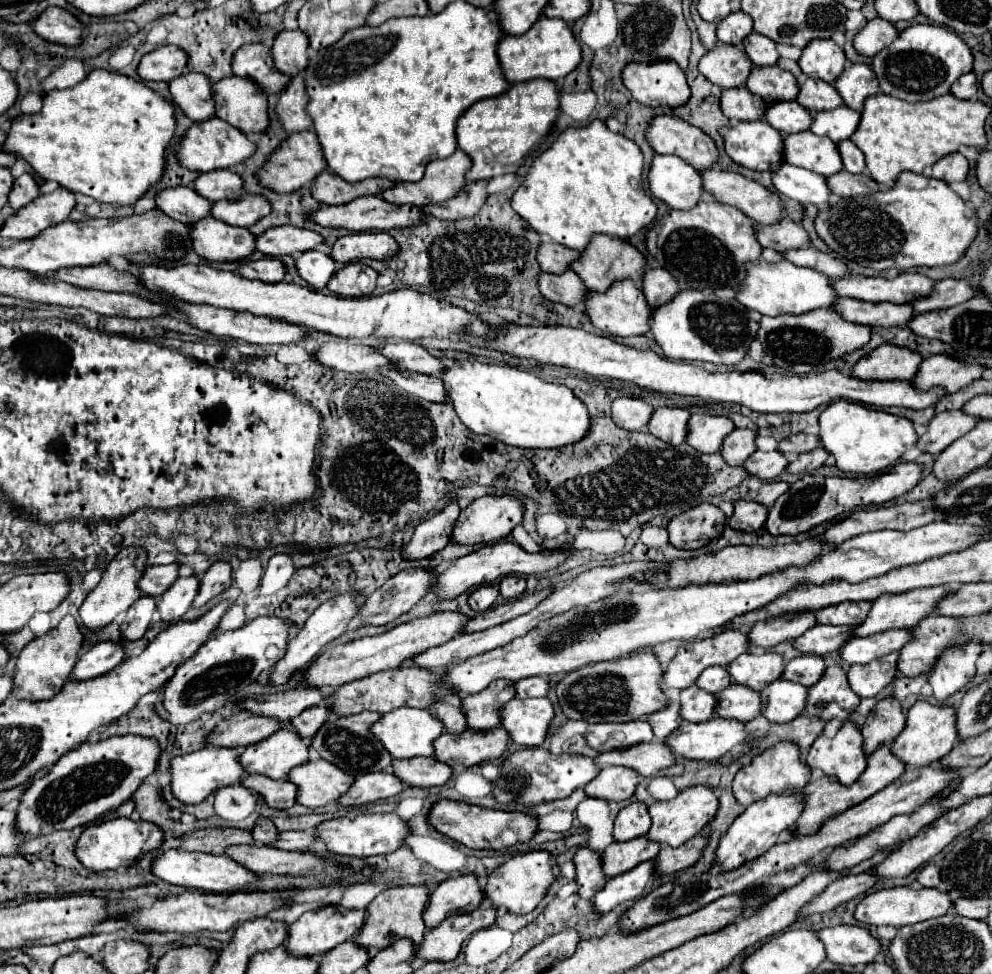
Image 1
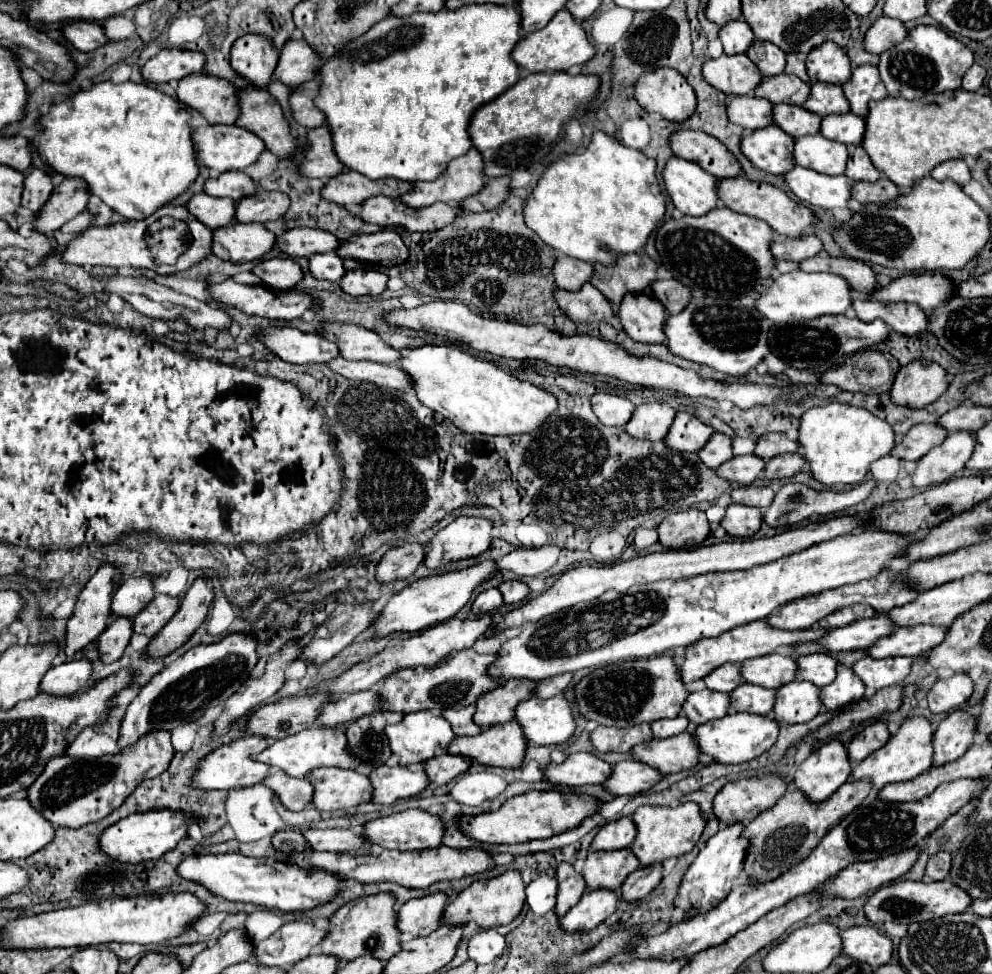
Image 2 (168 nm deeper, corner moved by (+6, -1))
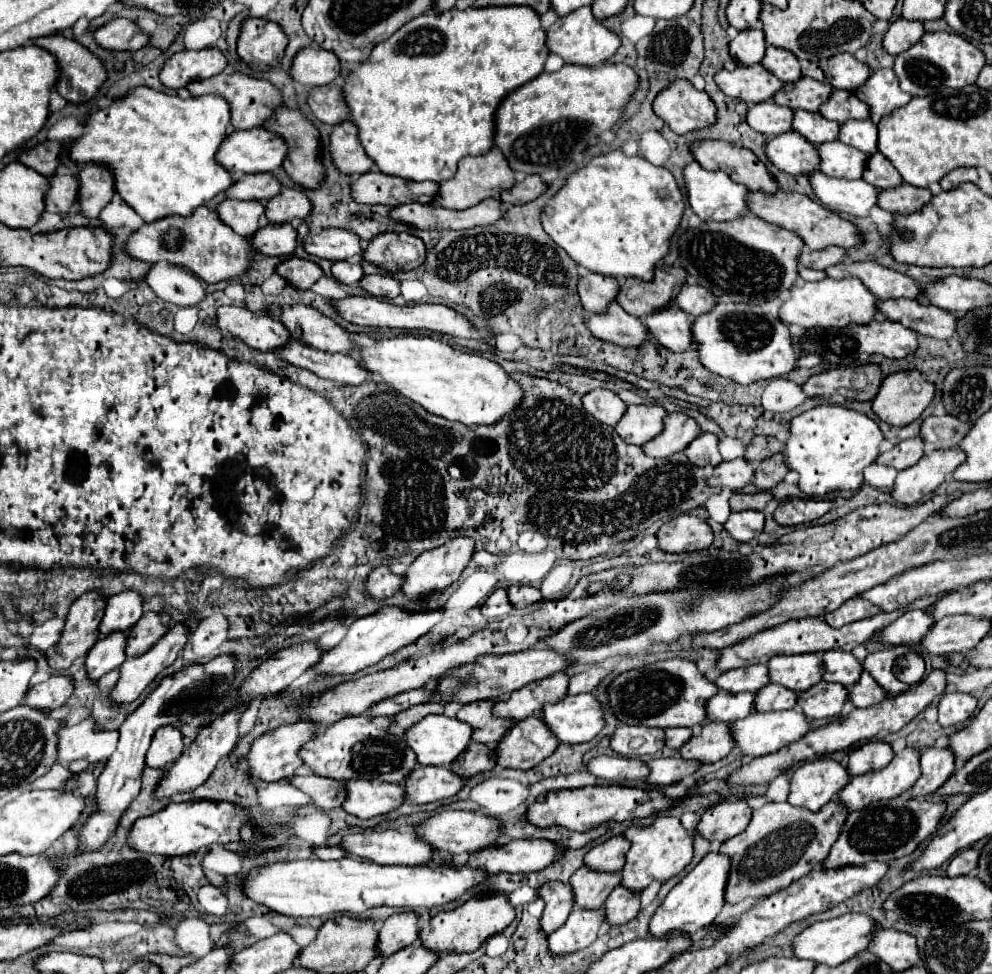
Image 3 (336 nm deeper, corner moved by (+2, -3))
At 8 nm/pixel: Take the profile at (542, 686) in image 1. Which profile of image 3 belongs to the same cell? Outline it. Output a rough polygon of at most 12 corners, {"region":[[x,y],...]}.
{"region":[[593,665],[569,679],[567,695],[593,691],[609,671]]}

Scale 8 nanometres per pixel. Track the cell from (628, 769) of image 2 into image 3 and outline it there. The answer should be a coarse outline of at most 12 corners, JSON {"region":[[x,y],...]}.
{"region":[[679,759],[647,761],[649,787],[679,781],[693,775],[701,763]]}

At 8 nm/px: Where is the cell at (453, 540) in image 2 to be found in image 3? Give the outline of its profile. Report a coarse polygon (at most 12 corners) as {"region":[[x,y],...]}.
{"region":[[459,535],[421,553],[407,569],[405,595],[459,579],[475,539]]}

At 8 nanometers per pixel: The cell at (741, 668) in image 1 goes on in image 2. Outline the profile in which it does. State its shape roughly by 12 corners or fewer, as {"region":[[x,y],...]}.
{"region":[[781,653],[745,661],[747,683],[779,689],[795,679],[797,661]]}

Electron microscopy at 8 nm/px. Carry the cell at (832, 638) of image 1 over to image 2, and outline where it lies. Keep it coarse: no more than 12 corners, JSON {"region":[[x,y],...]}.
{"region":[[887,613],[833,629],[819,639],[829,651],[867,649],[897,625]]}

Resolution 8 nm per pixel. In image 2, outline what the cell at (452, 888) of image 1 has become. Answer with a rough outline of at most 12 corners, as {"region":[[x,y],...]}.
{"region":[[443,893],[411,899],[397,909],[397,929],[429,935],[439,923]]}

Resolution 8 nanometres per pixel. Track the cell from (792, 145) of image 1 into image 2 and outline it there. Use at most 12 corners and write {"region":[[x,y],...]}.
{"region":[[821,133],[795,139],[795,161],[843,175],[849,153]]}

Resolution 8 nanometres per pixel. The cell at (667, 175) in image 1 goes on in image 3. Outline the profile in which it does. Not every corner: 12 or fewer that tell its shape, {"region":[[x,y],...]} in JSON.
{"region":[[685,167],[687,201],[703,221],[747,213],[747,187],[727,173]]}

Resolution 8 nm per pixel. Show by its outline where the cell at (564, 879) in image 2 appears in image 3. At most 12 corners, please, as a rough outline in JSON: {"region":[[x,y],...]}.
{"region":[[549,881],[539,889],[545,901],[541,915],[549,935],[573,909],[569,883]]}

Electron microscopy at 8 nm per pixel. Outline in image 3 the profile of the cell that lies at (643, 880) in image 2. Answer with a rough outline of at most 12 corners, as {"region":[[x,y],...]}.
{"region":[[615,887],[607,897],[609,925],[623,925],[637,917],[639,893]]}

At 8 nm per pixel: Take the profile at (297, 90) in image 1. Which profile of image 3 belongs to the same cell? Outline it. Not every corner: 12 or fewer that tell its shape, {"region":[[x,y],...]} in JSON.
{"region":[[343,77],[315,87],[307,105],[321,123],[347,119],[341,101]]}

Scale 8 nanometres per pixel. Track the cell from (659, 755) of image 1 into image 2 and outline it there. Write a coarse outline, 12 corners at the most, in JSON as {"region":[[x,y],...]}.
{"region":[[689,731],[639,743],[631,753],[663,775],[699,765]]}

